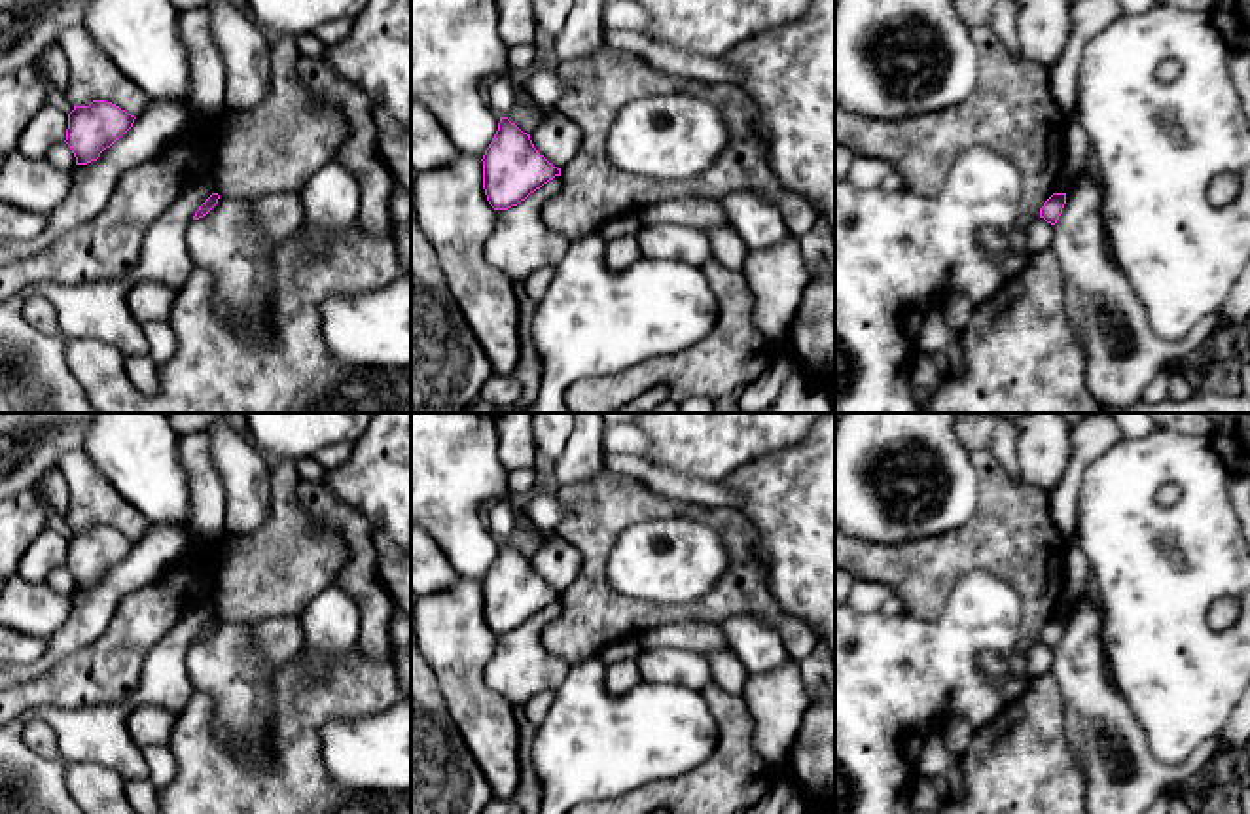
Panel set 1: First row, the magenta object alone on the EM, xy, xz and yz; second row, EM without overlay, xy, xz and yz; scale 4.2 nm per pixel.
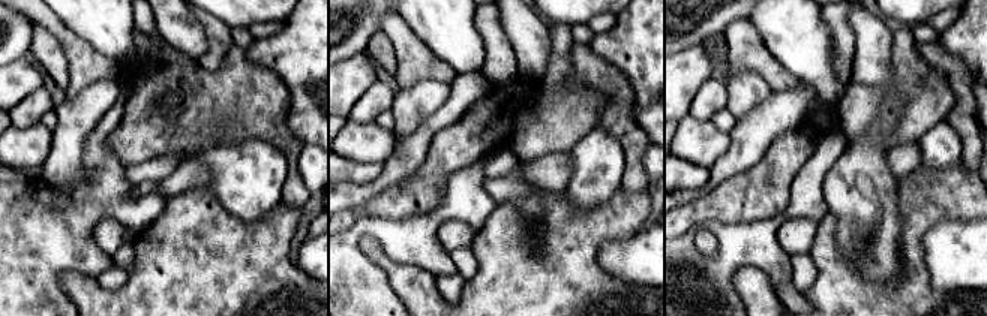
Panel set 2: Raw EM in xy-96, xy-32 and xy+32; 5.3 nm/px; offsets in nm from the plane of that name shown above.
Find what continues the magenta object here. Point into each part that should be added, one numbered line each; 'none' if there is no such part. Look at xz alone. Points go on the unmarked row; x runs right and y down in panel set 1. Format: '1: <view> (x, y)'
none

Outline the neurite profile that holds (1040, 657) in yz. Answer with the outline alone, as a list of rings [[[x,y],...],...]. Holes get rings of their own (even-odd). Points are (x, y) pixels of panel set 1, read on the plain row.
[[[1036,642],[1028,651],[1027,651],[1027,663],[1030,668],[1030,678],[1036,680],[1051,670],[1053,664],[1053,649],[1047,647],[1044,642]]]

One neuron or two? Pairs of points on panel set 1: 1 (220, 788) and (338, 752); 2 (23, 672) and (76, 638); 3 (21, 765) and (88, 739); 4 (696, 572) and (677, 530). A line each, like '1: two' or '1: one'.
1: two
2: one
3: one
4: one

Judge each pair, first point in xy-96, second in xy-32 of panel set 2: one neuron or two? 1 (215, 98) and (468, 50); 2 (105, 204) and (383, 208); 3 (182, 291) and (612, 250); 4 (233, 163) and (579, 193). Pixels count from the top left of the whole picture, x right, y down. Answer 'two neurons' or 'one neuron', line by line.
1: two neurons
2: two neurons
3: two neurons
4: one neuron

